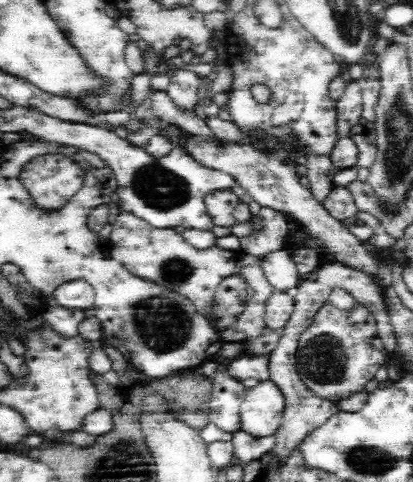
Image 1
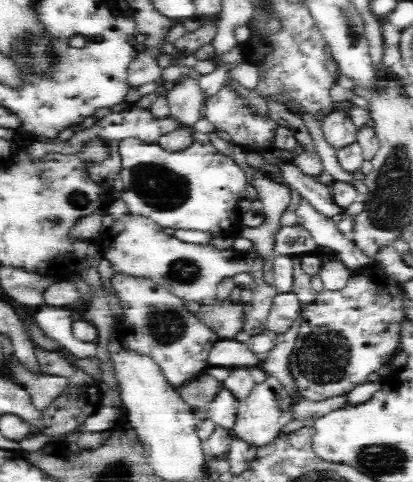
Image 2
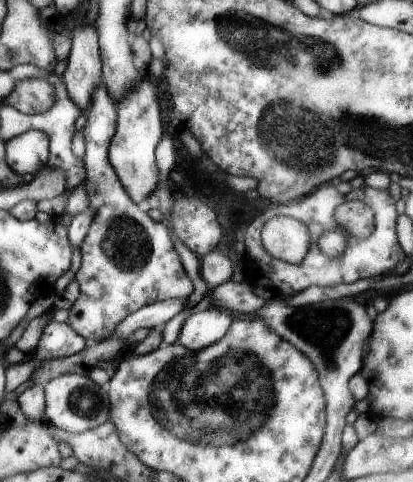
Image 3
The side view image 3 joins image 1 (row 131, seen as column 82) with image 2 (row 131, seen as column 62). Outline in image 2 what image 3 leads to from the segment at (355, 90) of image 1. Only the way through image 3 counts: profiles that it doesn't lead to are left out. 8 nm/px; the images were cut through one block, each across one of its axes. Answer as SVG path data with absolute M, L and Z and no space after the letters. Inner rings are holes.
M330 112L322 118L322 132L328 146L340 154L350 144L358 142L358 130L346 112Z

